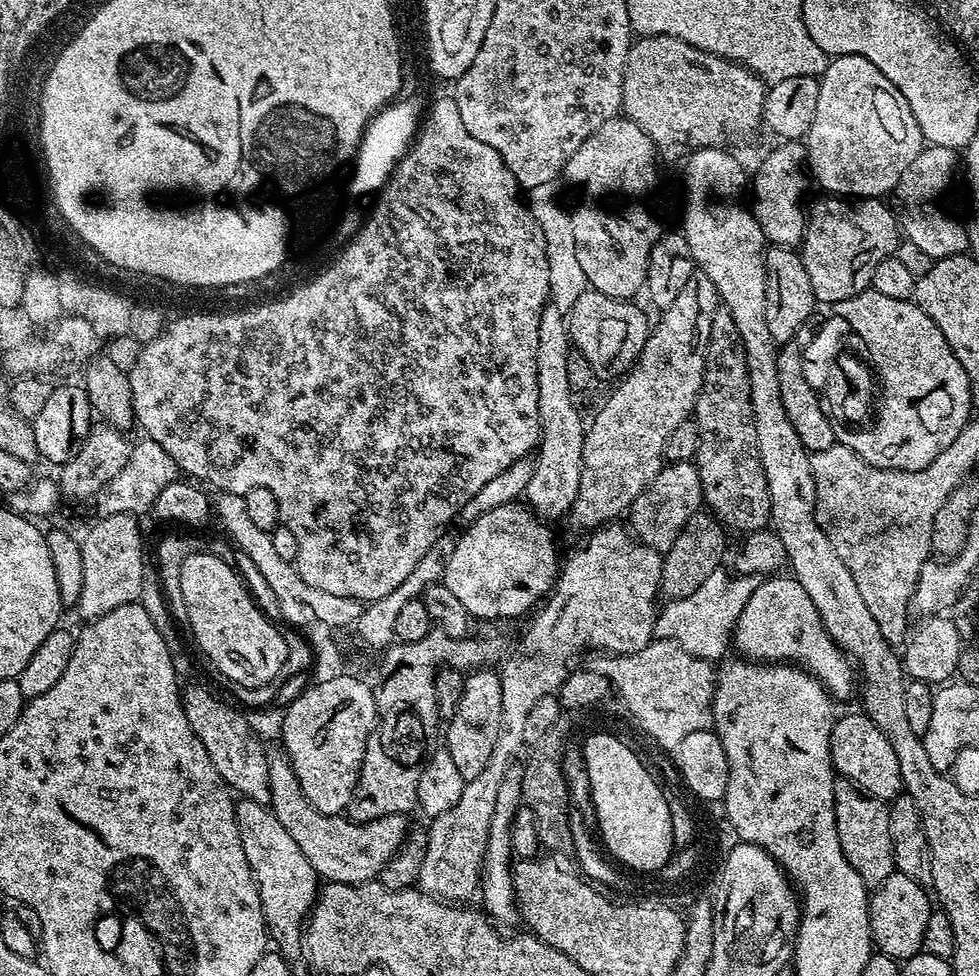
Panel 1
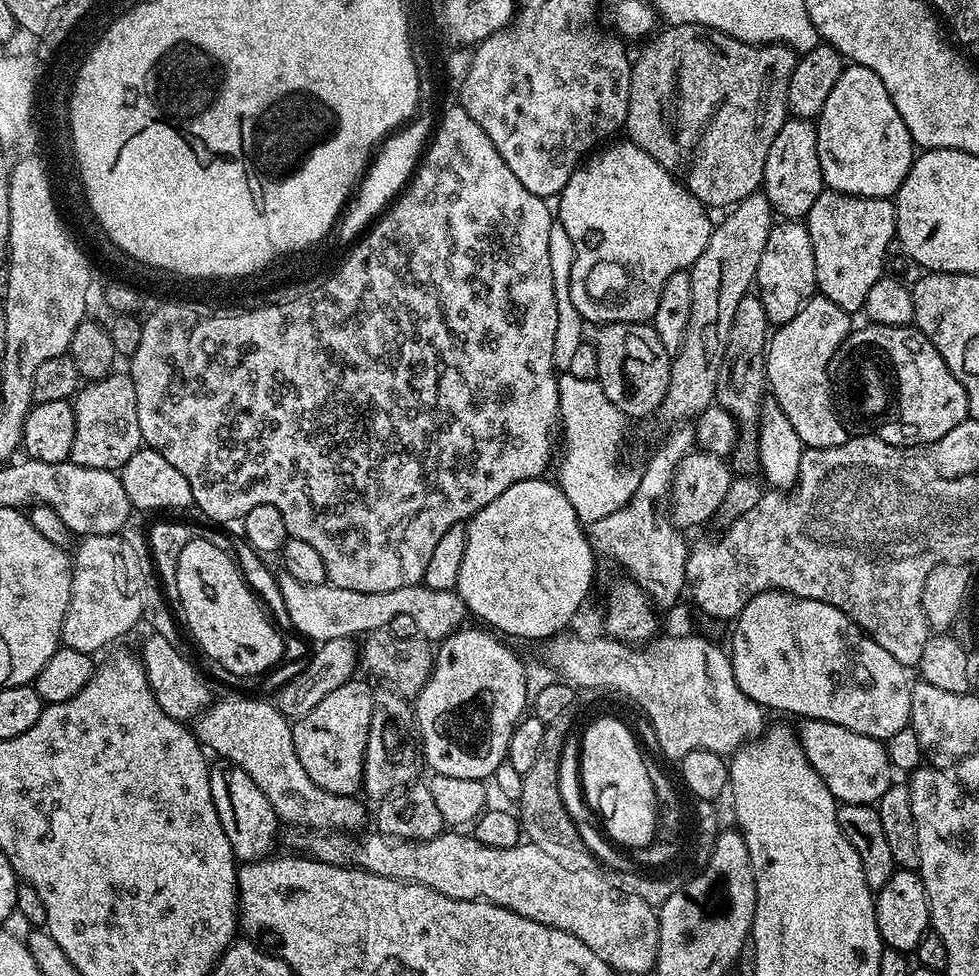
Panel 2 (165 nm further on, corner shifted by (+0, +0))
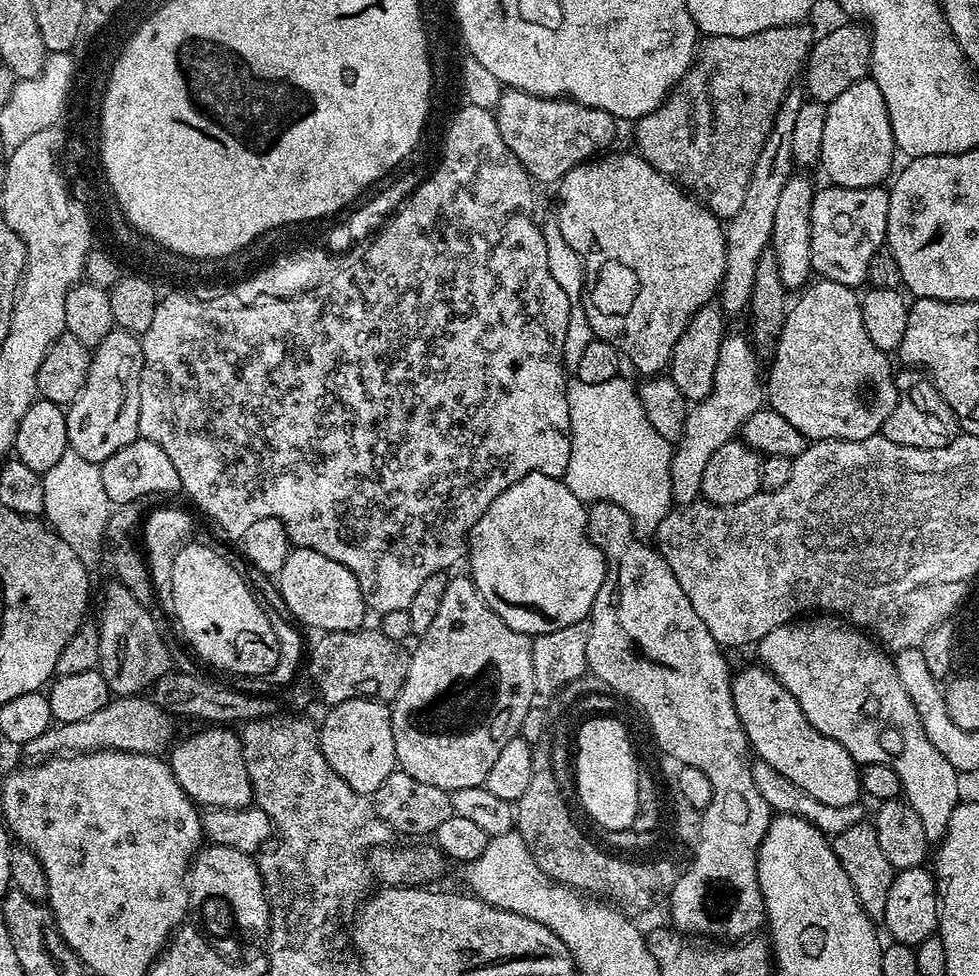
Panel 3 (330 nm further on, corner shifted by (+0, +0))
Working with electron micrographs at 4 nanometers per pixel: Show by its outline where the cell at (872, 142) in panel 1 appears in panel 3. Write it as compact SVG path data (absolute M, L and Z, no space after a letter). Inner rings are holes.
M865 78L854 82L827 105L819 167L824 168L825 174L832 179L829 181L838 188L875 188L883 185L893 171L892 159L898 156L898 149L882 90L878 90L873 80Z

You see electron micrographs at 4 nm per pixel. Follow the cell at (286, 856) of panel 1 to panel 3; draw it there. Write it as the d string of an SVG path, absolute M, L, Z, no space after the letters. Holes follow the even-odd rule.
M228 726L201 728L204 728L201 732L192 732L185 740L177 739L171 745L170 763L174 778L178 778L178 786L182 786L182 790L186 790L189 798L200 806L249 807L254 797L244 754L240 751L239 735Z

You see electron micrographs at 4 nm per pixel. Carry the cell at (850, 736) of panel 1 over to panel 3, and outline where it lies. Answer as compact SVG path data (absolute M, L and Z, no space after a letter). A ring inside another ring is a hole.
M763 666L744 668L732 677L732 701L753 753L764 760L782 778L790 778L794 786L806 790L810 798L826 802L826 806L850 806L861 799L860 768L855 758L834 738L826 738L802 714L802 706Z

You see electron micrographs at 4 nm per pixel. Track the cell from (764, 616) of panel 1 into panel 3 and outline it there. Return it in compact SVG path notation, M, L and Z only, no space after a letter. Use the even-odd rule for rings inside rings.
M816 618L813 624L793 622L783 624L766 634L758 645L759 663L794 694L798 706L802 706L802 714L826 738L834 738L852 755L857 765L882 764L894 769L900 779L900 791L903 799L922 818L922 827L926 829L926 838L930 842L944 839L946 826L950 824L950 814L954 814L956 805L961 803L961 773L956 771L938 750L926 738L926 730L922 730L922 722L918 718L918 710L914 710L914 702L910 702L910 694L906 694L906 686L898 682L898 670L893 657L871 635L865 634L859 627L849 626L836 618Z

